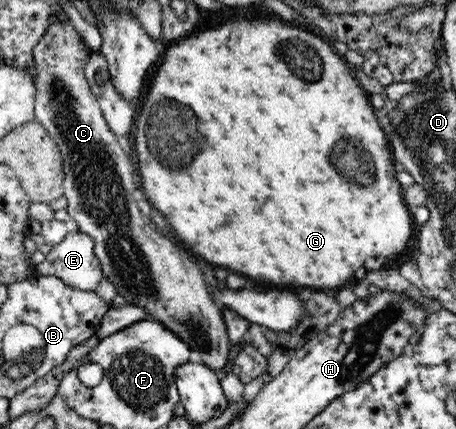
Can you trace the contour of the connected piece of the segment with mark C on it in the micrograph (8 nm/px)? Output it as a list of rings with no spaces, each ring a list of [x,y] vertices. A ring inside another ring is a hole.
[[[56,16],[51,18],[53,19],[51,26],[33,48],[33,61],[37,67],[34,110],[36,121],[45,128],[45,131],[48,131],[62,155],[65,174],[64,196],[68,201],[66,210],[76,221],[77,230],[85,231],[87,235],[93,237],[96,256],[101,264],[101,273],[115,285],[115,289],[123,296],[126,303],[143,307],[147,311],[147,318],[159,321],[175,335],[181,337],[181,340],[189,345],[189,355],[193,362],[205,364],[222,374],[229,365],[234,350],[227,334],[223,315],[217,308],[217,304],[213,302],[207,290],[207,282],[203,280],[203,274],[197,268],[197,264],[185,252],[181,252],[171,240],[151,230],[153,226],[145,224],[145,218],[133,199],[133,190],[136,185],[133,180],[134,168],[131,166],[129,151],[109,129],[96,94],[91,92],[86,79],[84,68],[89,51],[85,41],[68,18],[67,20],[60,20],[60,16],[55,18]]]

